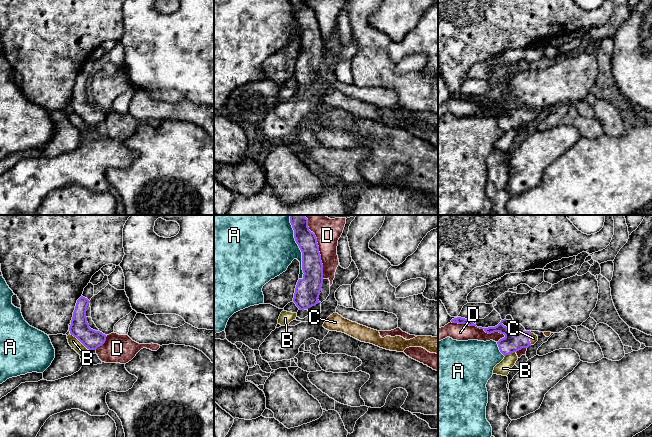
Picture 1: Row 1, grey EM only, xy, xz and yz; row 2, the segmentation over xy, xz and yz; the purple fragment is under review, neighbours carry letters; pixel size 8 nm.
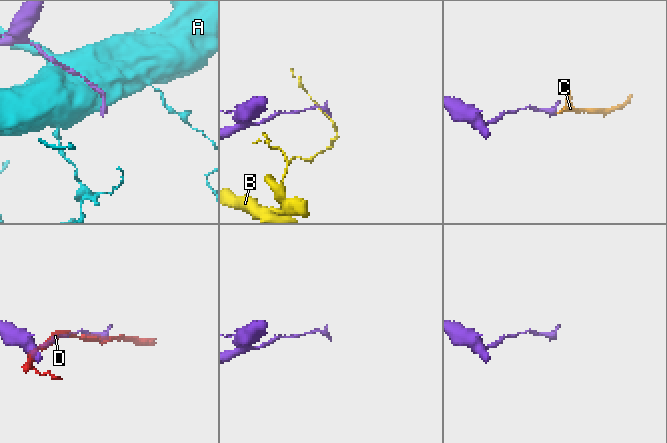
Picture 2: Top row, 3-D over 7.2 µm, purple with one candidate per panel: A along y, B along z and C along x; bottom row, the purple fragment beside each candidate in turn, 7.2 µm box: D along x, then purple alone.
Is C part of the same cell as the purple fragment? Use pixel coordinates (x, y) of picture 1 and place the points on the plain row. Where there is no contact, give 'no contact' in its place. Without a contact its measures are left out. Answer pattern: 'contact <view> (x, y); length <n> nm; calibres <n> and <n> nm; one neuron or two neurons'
contact yz (528, 115); length 100 nm; calibres 160 and 70 nm; one neuron

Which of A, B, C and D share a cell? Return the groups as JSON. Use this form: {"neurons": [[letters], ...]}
{"neurons": [["A"], ["B"], ["C"], ["D"]]}

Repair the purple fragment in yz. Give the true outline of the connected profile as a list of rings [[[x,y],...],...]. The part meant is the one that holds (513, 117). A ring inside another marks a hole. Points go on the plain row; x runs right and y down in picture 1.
[[[506,95],[501,96],[501,98],[495,103],[478,103],[483,105],[488,110],[499,108],[505,111],[504,114],[497,118],[499,126],[504,132],[517,128],[522,124],[528,124],[538,117],[538,112],[534,109],[531,109],[530,107],[511,108],[506,102],[502,100],[502,98],[505,96]]]

